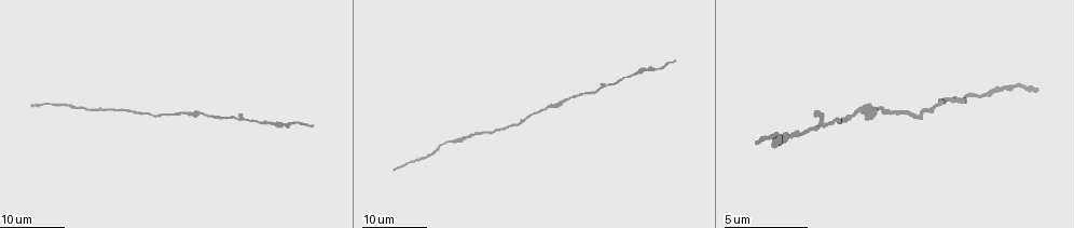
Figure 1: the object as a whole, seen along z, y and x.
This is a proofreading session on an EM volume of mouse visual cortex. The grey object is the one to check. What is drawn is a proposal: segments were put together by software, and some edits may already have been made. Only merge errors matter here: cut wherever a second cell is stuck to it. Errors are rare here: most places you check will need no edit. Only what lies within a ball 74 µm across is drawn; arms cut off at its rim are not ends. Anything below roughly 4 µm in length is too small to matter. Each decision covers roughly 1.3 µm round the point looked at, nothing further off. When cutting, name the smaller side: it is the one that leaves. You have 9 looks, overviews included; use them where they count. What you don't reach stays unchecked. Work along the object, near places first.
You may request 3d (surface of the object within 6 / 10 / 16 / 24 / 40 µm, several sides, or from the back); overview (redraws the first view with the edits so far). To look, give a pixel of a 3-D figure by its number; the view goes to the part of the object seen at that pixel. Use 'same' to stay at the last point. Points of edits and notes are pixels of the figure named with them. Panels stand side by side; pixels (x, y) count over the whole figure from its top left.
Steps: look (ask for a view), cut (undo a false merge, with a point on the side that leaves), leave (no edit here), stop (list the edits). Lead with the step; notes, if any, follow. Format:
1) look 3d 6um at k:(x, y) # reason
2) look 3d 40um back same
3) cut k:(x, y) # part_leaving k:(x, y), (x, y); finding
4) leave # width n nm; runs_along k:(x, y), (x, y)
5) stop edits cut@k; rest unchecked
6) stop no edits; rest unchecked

look 3d 16um at 1:(88, 107) # thick turns thin

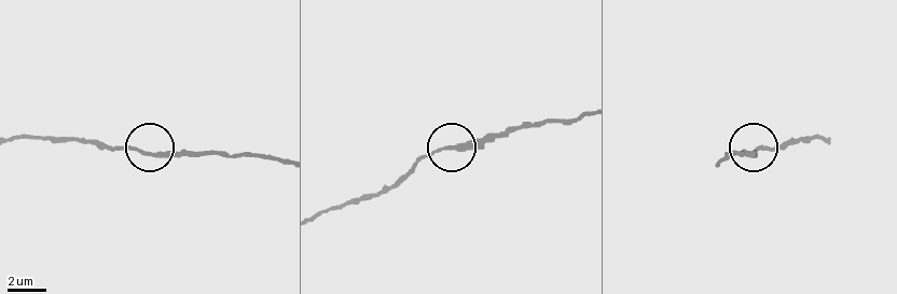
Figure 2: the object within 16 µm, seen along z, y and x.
look 3d 10um at 2:(453, 145) # closer look

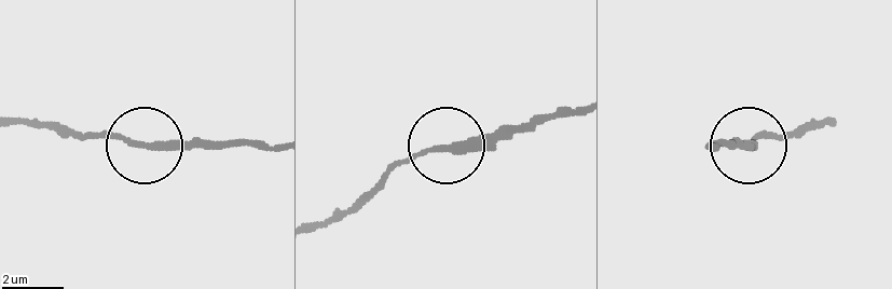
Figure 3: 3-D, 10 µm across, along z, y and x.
leave # runs_along 3:(578, 105), (424, 149), (365, 190); one cell here

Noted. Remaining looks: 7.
look 3d 24um at 1:(560, 103) # thick turns thin

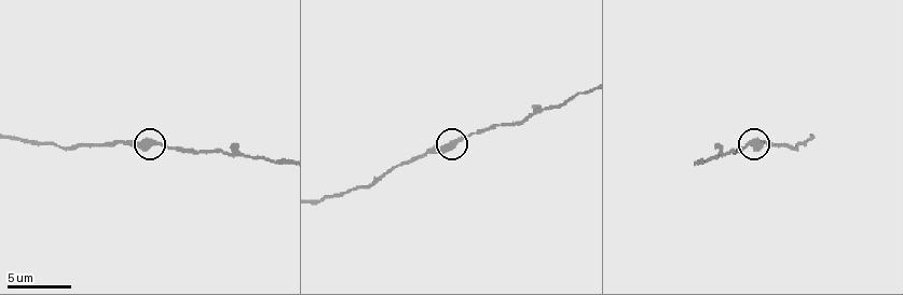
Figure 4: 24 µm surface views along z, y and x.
look 3d 10um at 4:(457, 142)

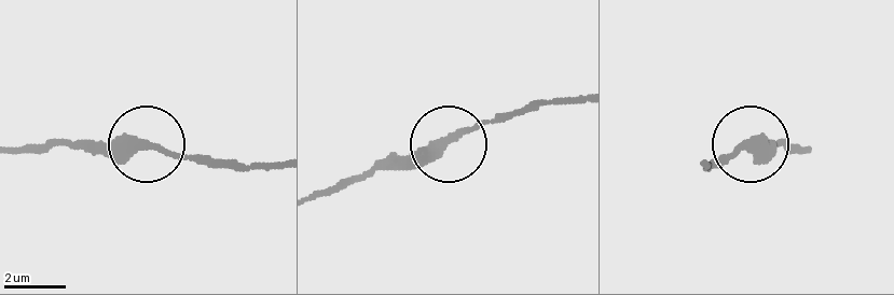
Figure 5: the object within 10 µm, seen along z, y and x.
leave # width 370 nm; runs_along 5:(316, 198), (431, 159), (530, 102); one cell here

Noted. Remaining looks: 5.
look 3d 16um at 4:(398, 165)

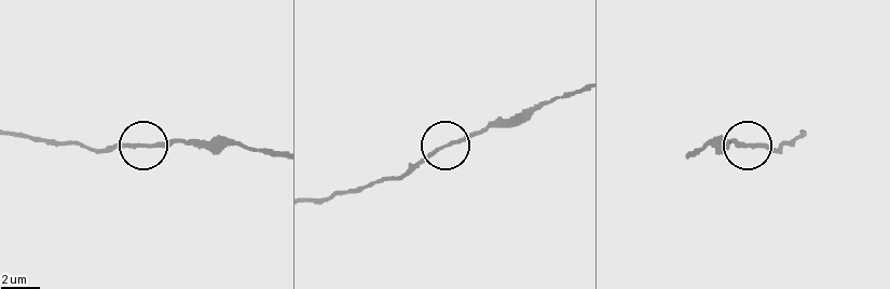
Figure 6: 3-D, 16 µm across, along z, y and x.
leave # side_arm 26 um; all the same cell

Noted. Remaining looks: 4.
look 3d 10um at 4:(697, 160) # calibre changes

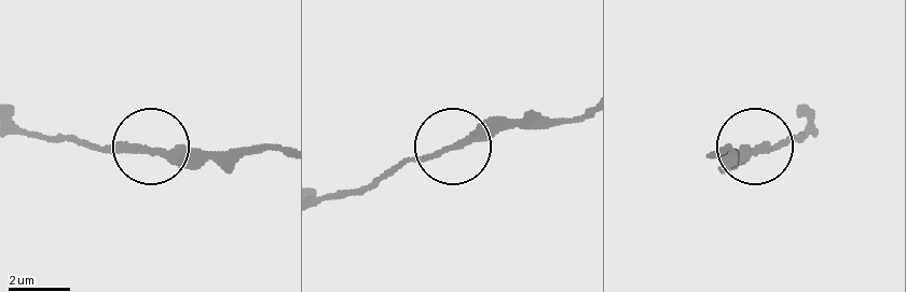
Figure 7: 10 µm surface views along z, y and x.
leave # runs_along 7:(325, 198), (371, 191), (410, 160), (547, 121); continuous, no second cell

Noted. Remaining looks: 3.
stop no edits; rest unchecked

